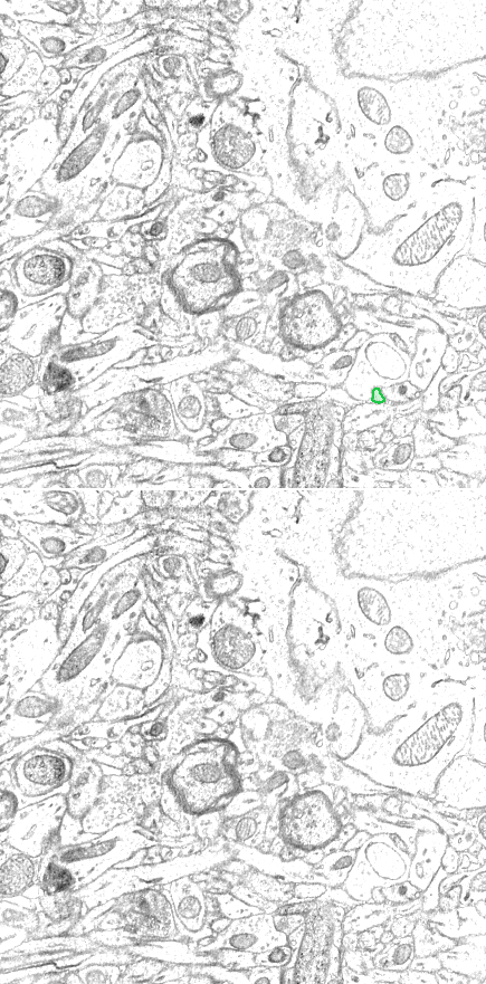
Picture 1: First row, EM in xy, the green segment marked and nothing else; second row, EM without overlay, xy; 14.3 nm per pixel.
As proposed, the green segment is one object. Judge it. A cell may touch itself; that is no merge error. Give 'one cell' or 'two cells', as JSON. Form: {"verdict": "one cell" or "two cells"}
{"verdict": "one cell"}

